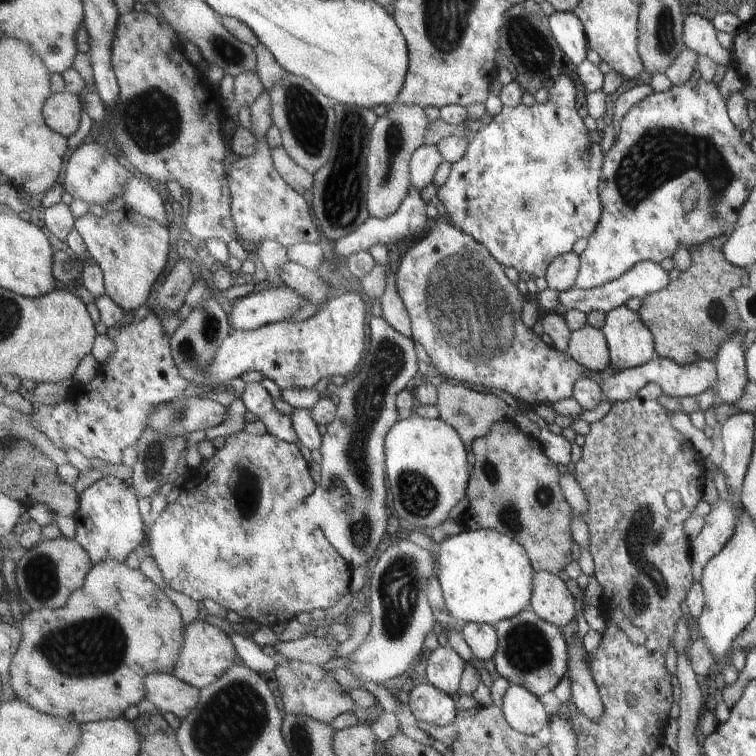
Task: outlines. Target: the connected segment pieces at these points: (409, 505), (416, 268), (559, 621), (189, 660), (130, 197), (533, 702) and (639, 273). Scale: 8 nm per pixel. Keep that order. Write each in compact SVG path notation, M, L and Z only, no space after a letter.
M414 416L402 420L387 438L388 480L391 506L411 527L440 526L467 497L471 486L470 454L463 436L444 419Z
M437 219L436 221L436 226L428 231L427 236L422 240L418 240L415 246L402 256L397 274L398 292L405 300L407 309L413 318L414 339L420 341L430 353L430 356L433 358L435 373L440 374L441 378L451 378L453 381L464 380L464 382L472 382L478 384L478 386L482 384L482 386L491 388L491 390L498 388L498 390L508 391L516 400L522 401L532 408L540 406L540 404L552 406L552 404L556 404L560 400L575 398L575 386L583 378L588 377L599 383L601 382L600 371L590 370L587 366L581 365L569 351L560 350L560 347L557 347L546 336L539 336L530 326L526 326L526 322L522 320L522 312L524 312L524 306L528 302L527 298L529 298L529 295L522 294L518 285L512 283L512 280L506 276L506 267L495 257L495 254L492 254L492 251L484 243L478 242L471 234L458 229L450 221L442 219Z
M548 571L536 573L532 608L548 622L566 628L576 620L576 597L563 576Z
M200 618L191 625L187 625L183 654L179 658L175 674L178 678L192 683L192 686L204 690L214 685L236 665L236 654L239 652L232 637L217 625L212 625L210 621Z
M135 174L124 199L128 207L169 228L173 215L166 210L162 194L142 174Z
M511 684L502 708L512 726L521 733L538 737L549 730L552 716L546 704L528 687Z
M642 261L634 268L624 273L622 277L615 281L610 281L603 287L594 290L584 290L576 286L572 290L560 294L560 304L569 310L576 309L589 315L591 312L600 311L608 314L611 310L626 305L630 298L643 299L646 295L654 294L662 290L669 282L668 272L659 263L652 261Z

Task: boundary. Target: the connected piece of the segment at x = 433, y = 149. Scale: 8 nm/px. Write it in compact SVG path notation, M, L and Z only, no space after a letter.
M424 145L419 148L410 165L414 188L418 187L423 191L427 186L433 185L444 161L445 156L436 145Z

